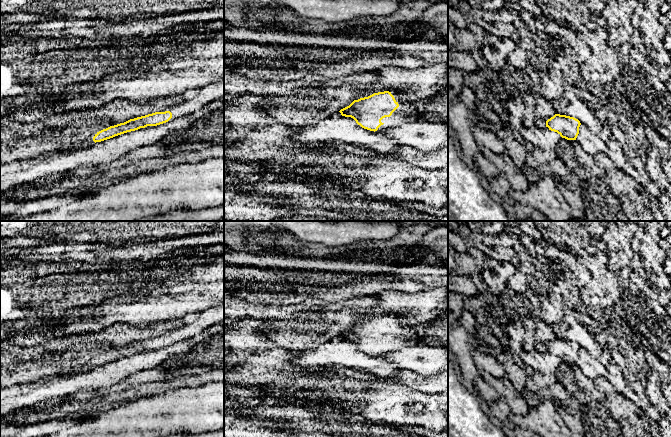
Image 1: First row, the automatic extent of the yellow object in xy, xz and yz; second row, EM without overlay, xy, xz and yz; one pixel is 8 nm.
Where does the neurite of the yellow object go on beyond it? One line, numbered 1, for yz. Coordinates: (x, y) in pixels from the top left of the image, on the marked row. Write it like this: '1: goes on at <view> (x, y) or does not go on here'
1: does not go on here

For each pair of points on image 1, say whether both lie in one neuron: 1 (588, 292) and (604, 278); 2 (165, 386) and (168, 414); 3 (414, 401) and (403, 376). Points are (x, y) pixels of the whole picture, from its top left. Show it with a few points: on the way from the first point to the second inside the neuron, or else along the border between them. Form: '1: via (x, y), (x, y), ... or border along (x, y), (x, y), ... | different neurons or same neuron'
1: via (592, 290), (600, 282) | same neuron
2: border along (189, 386), (170, 389), (151, 396) | different neurons
3: border along (406, 385), (412, 387) | different neurons

